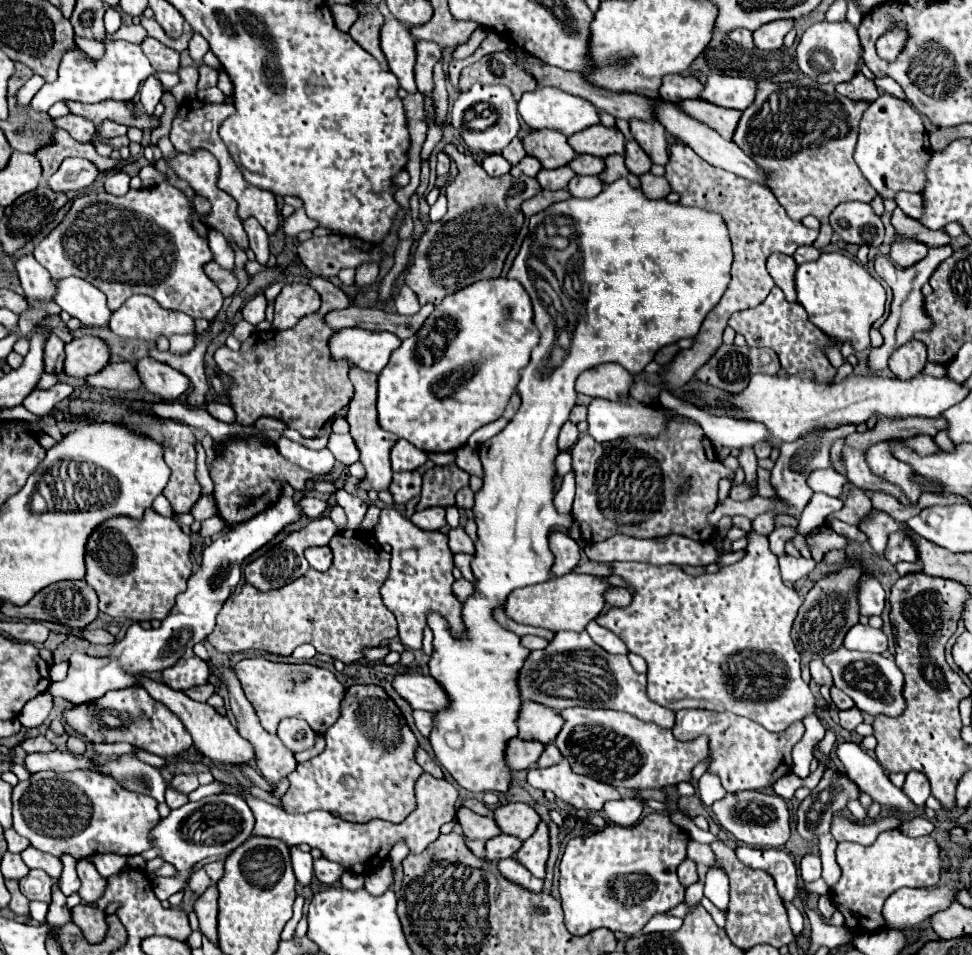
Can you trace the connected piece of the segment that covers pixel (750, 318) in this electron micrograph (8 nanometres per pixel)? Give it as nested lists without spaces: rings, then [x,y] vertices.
[[[774,286],[770,290],[768,298],[762,304],[754,306],[754,308],[746,308],[746,310],[730,316],[728,326],[734,328],[738,334],[742,334],[746,338],[748,346],[772,348],[778,354],[782,368],[790,376],[800,374],[800,372],[812,372],[818,382],[832,380],[836,376],[836,368],[828,362],[826,348],[832,348],[832,346],[840,348],[840,344],[836,344],[836,340],[830,340],[828,334],[824,334],[820,328],[816,328],[808,320],[808,314],[802,308],[802,304],[788,302],[778,286]]]

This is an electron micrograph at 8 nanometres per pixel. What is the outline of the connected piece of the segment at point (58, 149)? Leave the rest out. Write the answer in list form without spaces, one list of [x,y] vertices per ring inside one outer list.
[[[54,128],[52,132],[52,142],[46,144],[46,146],[40,146],[34,156],[40,160],[42,164],[42,178],[50,178],[56,168],[60,166],[60,162],[68,156],[80,156],[80,158],[86,158],[90,160],[92,164],[96,164],[98,170],[110,170],[110,168],[115,168],[123,162],[123,160],[115,159],[112,157],[102,158],[98,156],[94,144],[90,142],[78,142],[74,140],[66,130],[62,128]]]

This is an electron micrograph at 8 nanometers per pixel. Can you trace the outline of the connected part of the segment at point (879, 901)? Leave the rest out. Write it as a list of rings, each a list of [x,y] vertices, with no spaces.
[[[900,830],[882,832],[870,846],[862,846],[856,842],[838,842],[836,860],[842,868],[842,878],[832,888],[830,896],[836,908],[844,914],[846,926],[854,934],[862,934],[862,930],[876,932],[884,928],[880,912],[884,900],[892,892],[904,886],[934,886],[940,878],[940,848],[936,840],[930,836],[908,838],[900,834]]]

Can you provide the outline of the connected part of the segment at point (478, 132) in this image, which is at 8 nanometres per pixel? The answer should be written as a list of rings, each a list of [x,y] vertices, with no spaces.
[[[474,84],[468,92],[462,92],[452,106],[452,126],[460,128],[460,136],[470,146],[470,150],[480,150],[484,154],[498,154],[502,148],[518,134],[518,110],[508,88],[504,86],[484,86]]]

